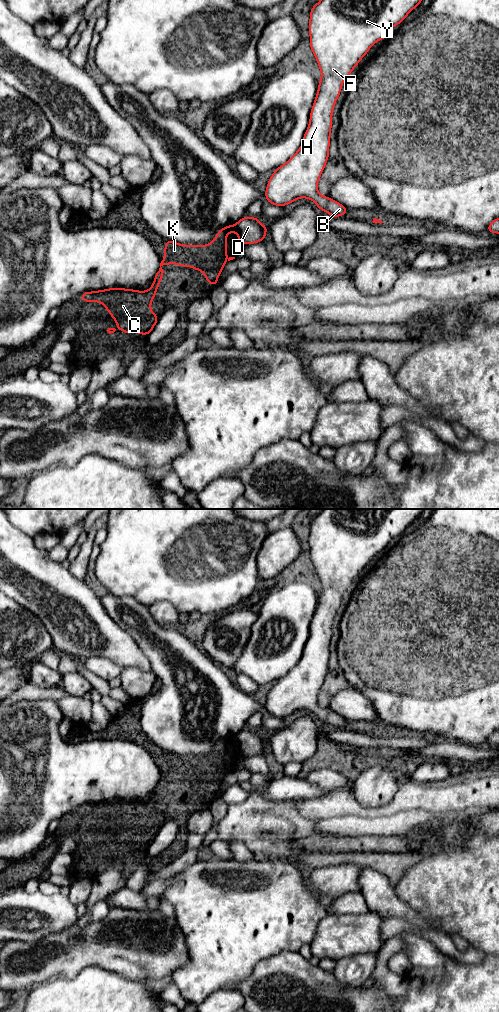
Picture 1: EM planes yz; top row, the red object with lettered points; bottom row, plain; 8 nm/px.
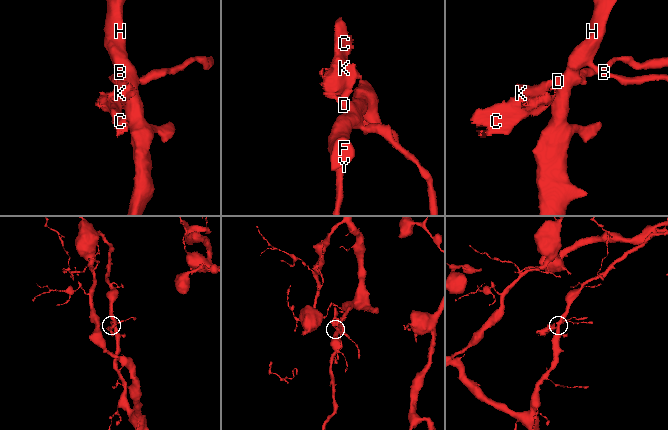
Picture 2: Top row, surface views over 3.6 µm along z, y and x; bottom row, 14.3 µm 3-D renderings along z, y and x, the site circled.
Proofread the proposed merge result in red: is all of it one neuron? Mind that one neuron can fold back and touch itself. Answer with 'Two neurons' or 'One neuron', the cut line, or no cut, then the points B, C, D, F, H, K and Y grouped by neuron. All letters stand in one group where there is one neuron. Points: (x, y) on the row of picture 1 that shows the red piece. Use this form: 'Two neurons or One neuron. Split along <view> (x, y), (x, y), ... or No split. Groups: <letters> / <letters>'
Two neurons. Split along yz (233, 226), (235, 230). Groups: B D F H Y / C K

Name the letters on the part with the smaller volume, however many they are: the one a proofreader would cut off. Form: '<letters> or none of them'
C, K

